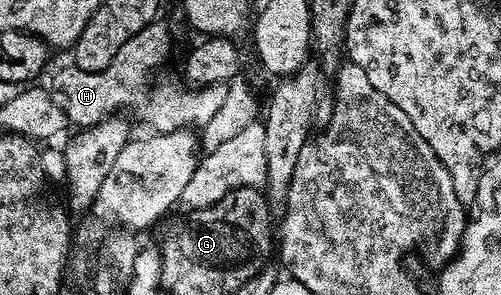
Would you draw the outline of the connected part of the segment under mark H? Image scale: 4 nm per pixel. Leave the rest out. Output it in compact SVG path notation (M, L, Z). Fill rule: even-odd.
M162 21L151 23L141 33L129 37L125 45L105 69L86 71L74 65L63 67L49 82L55 102L67 114L68 124L82 129L92 127L108 115L122 112L122 107L131 107L143 95L143 79L147 79L171 55L171 31Z

